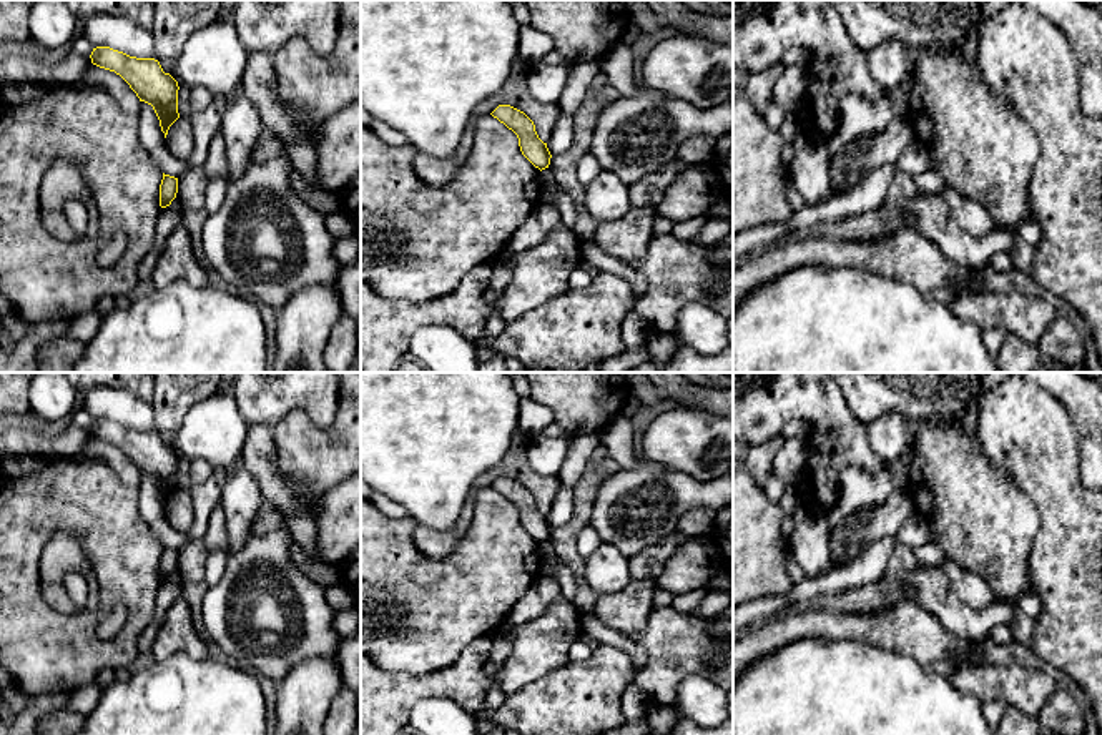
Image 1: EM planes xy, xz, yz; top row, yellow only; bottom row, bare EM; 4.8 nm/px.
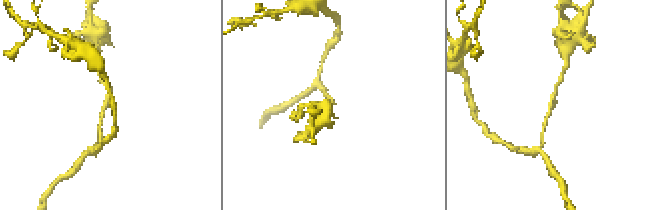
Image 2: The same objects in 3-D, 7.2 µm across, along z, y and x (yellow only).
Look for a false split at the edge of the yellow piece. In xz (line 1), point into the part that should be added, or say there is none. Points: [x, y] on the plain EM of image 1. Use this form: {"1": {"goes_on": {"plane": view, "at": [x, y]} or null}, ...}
{"1": {"goes_on": null}}

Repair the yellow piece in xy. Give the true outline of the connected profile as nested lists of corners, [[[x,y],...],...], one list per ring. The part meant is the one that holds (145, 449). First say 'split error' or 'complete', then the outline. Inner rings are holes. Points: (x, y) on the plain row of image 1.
complete; [[[110,419],[93,421],[91,436],[115,444],[136,466],[140,474],[153,479],[165,511],[170,499],[180,491],[178,486],[178,454],[165,446],[155,431],[136,431]]]

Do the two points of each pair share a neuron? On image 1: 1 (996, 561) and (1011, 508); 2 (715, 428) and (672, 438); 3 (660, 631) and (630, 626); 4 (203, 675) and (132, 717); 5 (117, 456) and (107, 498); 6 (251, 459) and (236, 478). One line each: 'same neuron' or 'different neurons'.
1: same neuron
2: same neuron
3: different neurons
4: same neuron
5: different neurons
6: different neurons

